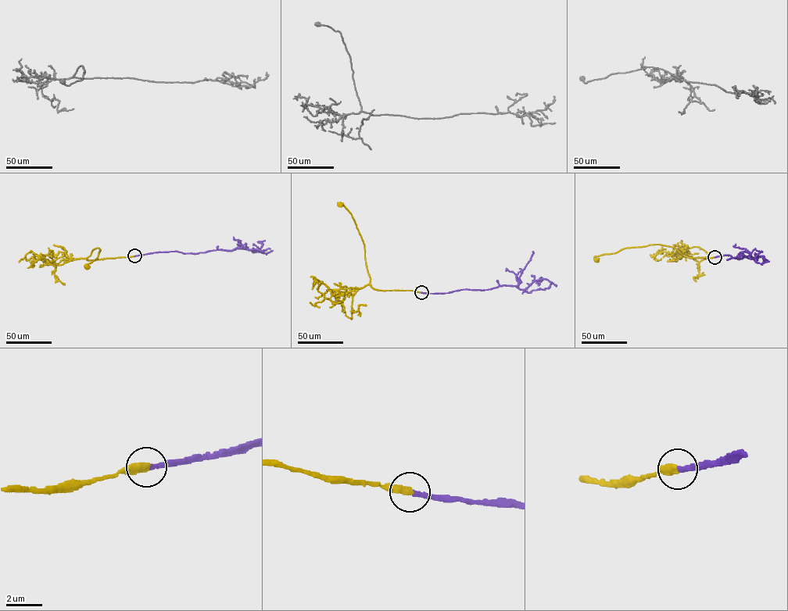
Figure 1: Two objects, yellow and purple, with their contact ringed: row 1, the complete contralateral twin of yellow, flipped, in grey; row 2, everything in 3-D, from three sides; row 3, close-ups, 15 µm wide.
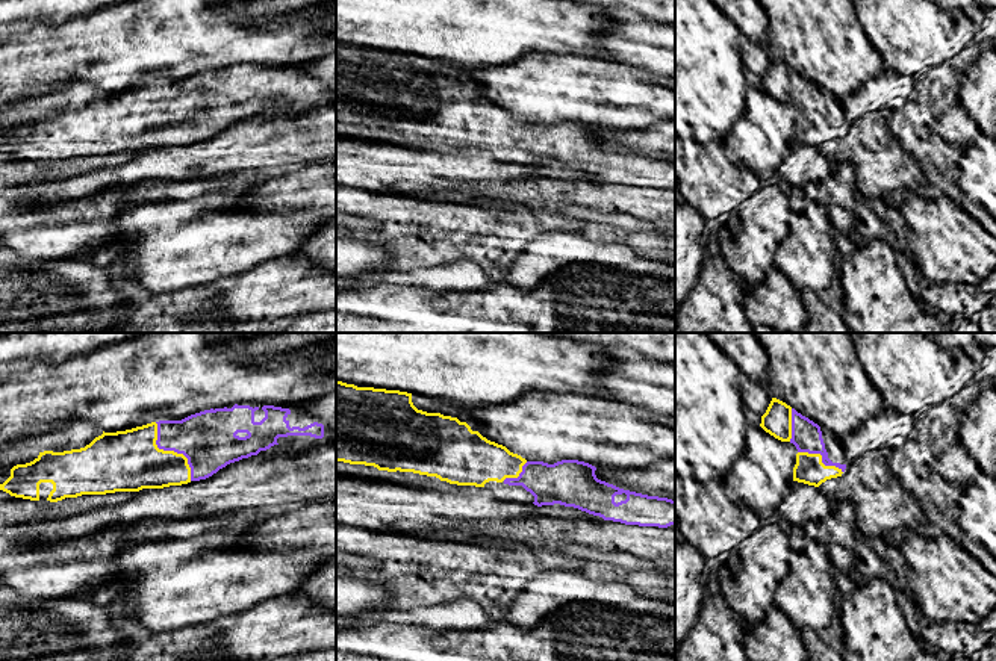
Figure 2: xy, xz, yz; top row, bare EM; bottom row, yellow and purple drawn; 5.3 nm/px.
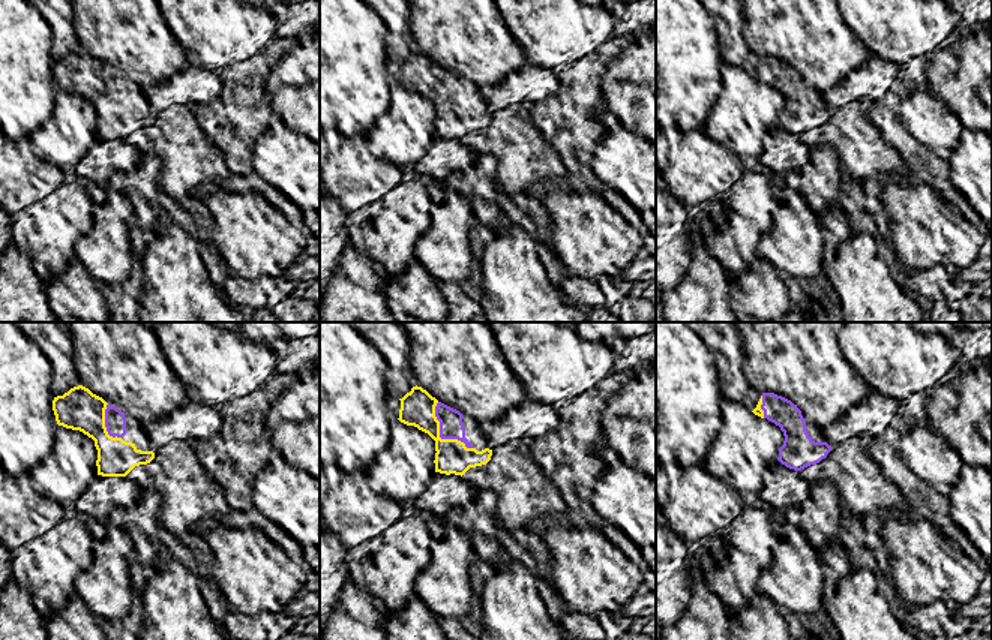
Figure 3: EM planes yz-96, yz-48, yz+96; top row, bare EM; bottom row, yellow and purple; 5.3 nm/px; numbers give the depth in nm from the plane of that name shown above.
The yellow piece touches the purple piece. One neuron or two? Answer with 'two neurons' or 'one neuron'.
one neuron

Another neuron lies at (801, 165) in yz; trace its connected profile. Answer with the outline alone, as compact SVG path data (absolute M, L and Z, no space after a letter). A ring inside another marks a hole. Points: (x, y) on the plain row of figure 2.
M792 142L773 175L795 188L804 188L811 182L820 182L829 172L829 160L822 156L819 148Z

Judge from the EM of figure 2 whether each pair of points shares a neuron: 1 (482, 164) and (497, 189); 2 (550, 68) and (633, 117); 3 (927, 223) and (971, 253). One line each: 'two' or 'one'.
1: two
2: one
3: one

